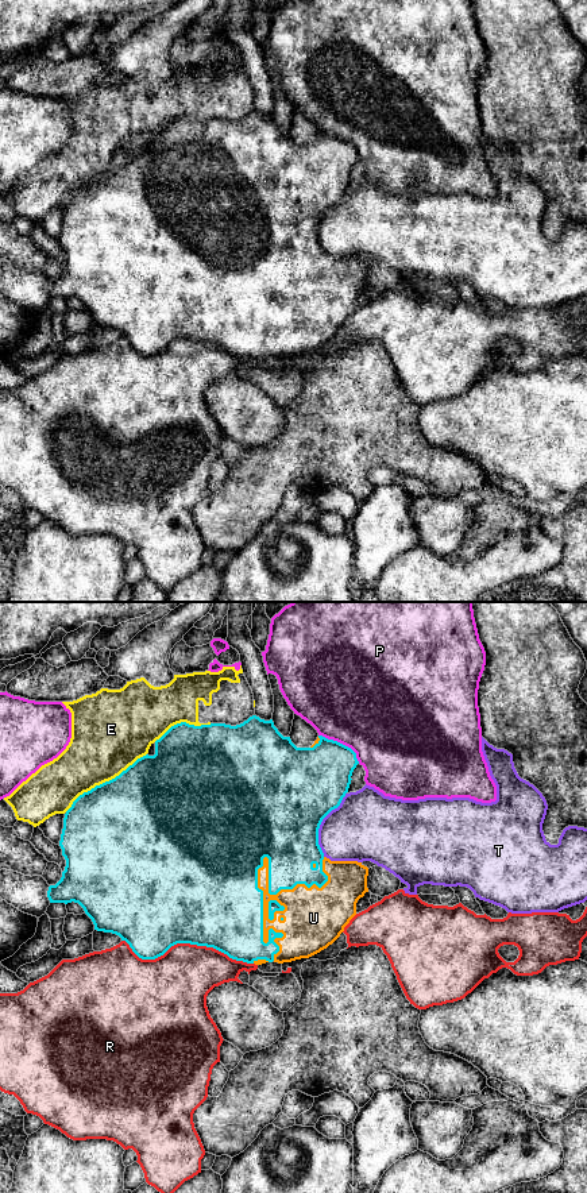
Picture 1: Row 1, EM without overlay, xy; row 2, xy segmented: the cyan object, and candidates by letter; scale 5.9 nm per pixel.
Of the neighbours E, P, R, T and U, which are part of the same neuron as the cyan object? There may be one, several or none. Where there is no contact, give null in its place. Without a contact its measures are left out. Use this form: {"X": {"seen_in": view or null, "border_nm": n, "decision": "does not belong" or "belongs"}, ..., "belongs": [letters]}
{"E": {"seen_in": "xy", "border_nm": 600, "decision": "does not belong"}, "P": {"seen_in": "xy", "border_nm": 300, "decision": "does not belong"}, "R": {"seen_in": "xy", "border_nm": 800, "decision": "does not belong"}, "T": {"seen_in": "xy", "border_nm": 400, "decision": "does not belong"}, "U": {"seen_in": "xy", "border_nm": 700, "decision": "belongs"}, "belongs": ["U"]}

